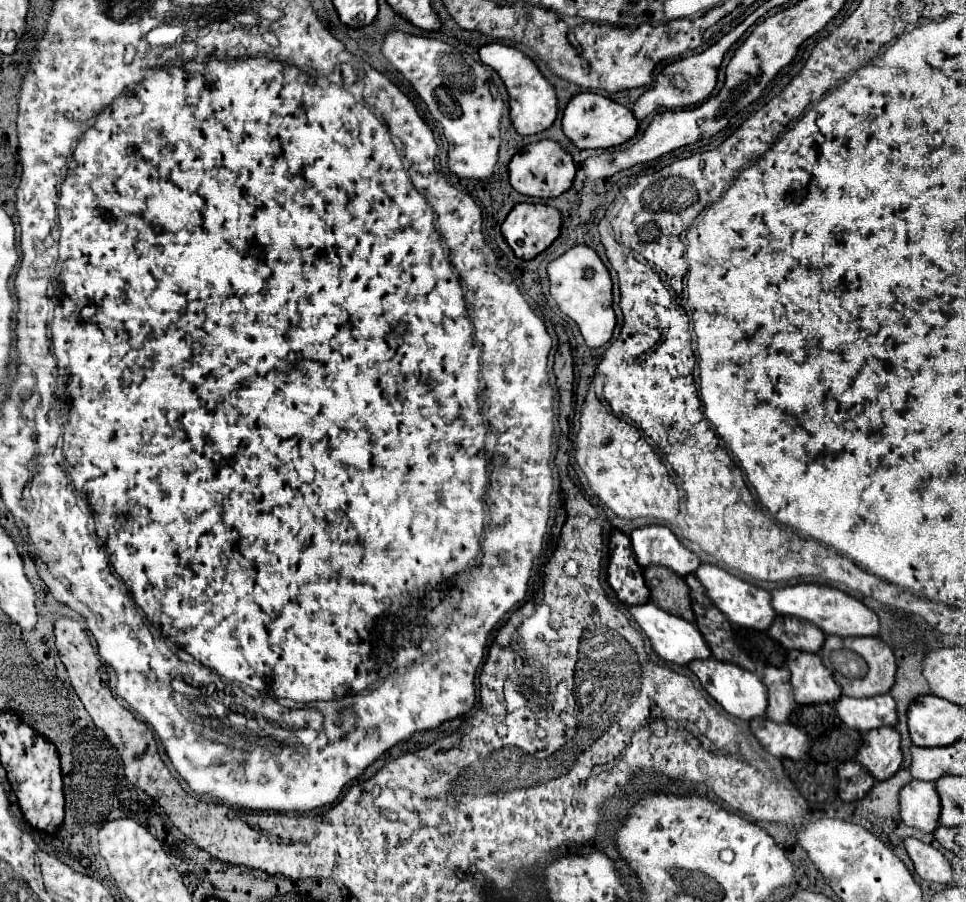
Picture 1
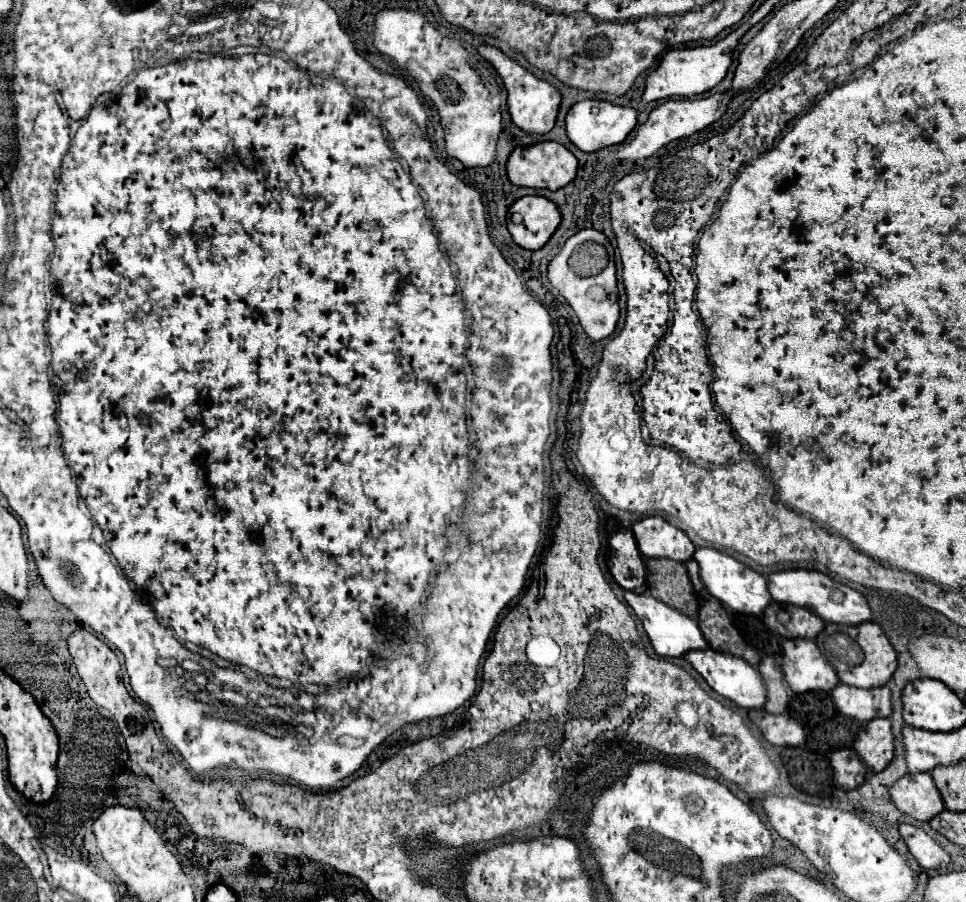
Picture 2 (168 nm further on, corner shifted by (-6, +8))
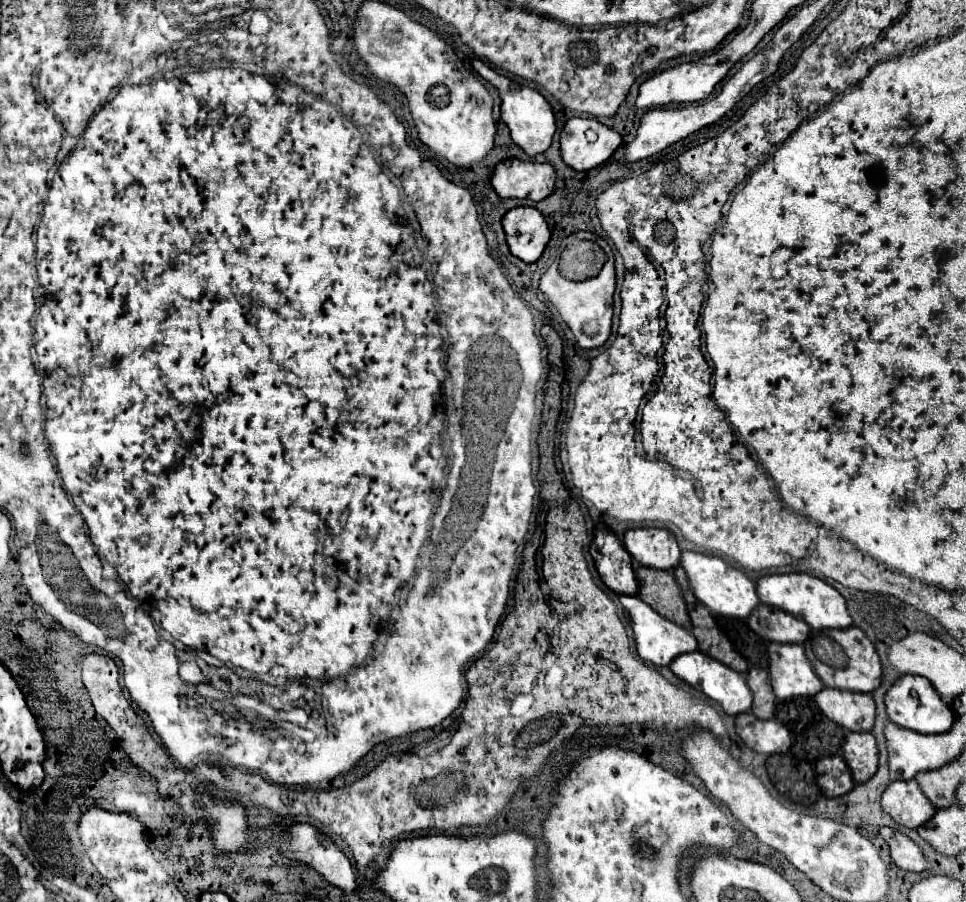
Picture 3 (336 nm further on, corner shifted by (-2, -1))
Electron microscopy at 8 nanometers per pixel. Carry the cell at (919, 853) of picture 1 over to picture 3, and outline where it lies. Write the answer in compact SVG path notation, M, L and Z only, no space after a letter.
M885 826L879 830L879 834L887 842L889 856L895 866L907 872L923 872L927 868L927 860L921 854L919 846L913 840L909 840L905 834L893 828L885 828Z

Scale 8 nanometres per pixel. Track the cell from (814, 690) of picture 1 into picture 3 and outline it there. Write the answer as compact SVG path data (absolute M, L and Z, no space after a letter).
M777 644L767 646L769 654L769 678L777 698L815 696L823 684L817 678L809 658L801 644Z

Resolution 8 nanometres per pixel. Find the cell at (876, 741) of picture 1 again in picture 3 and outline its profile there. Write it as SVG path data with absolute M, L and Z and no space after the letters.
M851 732L843 744L843 760L857 784L867 782L877 770L877 744L871 732Z

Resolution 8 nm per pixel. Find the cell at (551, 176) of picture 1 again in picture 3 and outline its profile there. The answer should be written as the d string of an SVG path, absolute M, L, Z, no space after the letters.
M507 158L495 166L491 186L501 198L529 198L539 202L553 192L555 170L549 162L539 164Z

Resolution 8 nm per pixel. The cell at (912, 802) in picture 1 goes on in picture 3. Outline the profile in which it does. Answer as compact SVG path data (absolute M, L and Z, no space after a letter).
M915 780L891 782L881 796L881 806L895 822L907 828L919 828L935 814L935 806L921 792Z

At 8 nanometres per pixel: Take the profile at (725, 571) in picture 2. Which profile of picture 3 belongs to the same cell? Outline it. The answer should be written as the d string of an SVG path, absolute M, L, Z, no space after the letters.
M685 550L681 554L681 566L687 572L687 578L689 578L689 584L695 592L695 596L709 610L713 610L717 614L731 616L731 618L747 618L753 612L753 608L759 604L755 584L741 570L727 566L719 556L709 556L709 554Z

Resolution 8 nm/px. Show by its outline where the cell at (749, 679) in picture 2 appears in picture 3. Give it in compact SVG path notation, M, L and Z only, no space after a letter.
M699 650L681 654L679 658L675 658L669 664L669 668L671 668L671 672L679 680L687 682L695 690L701 690L707 698L715 700L725 710L725 714L729 714L729 716L737 716L741 712L747 712L751 708L751 704L753 704L753 694L751 694L751 690L749 690L749 686L745 682L745 676L739 674L739 672L735 672L735 670L731 670L729 666L721 664L719 660L715 660L715 658L699 652Z

